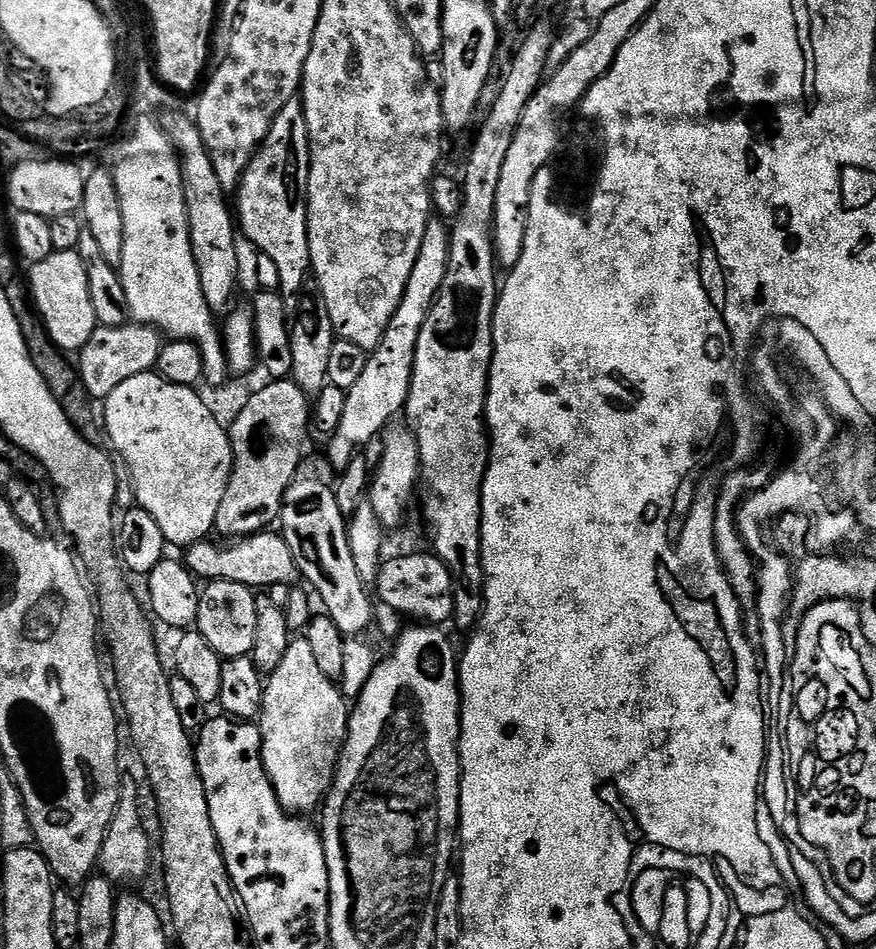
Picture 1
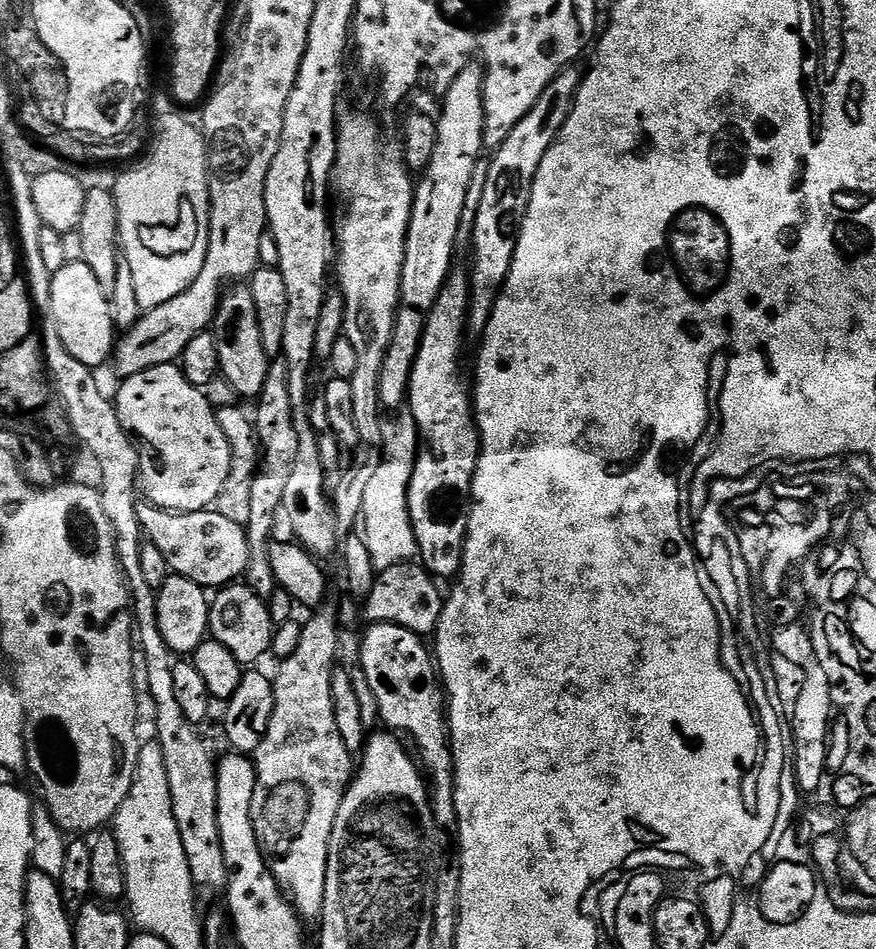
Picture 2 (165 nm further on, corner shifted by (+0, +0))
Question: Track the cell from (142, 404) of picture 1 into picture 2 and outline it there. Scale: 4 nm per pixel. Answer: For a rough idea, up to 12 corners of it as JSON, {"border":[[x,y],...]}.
{"border":[[176,364],[119,382],[143,495],[211,509],[230,476],[214,405]]}

